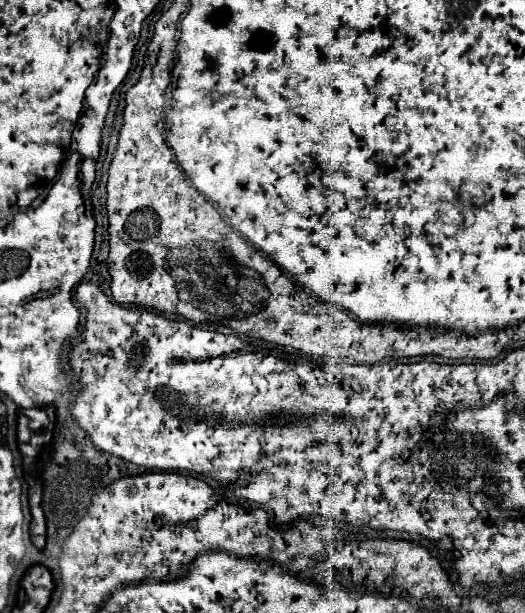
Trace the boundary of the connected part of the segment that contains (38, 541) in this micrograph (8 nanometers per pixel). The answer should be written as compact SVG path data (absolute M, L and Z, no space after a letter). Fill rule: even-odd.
M36 505L32 511L32 523L30 523L30 535L32 535L32 543L42 551L44 543L46 543L46 523L44 523L44 513L40 509L40 505Z

